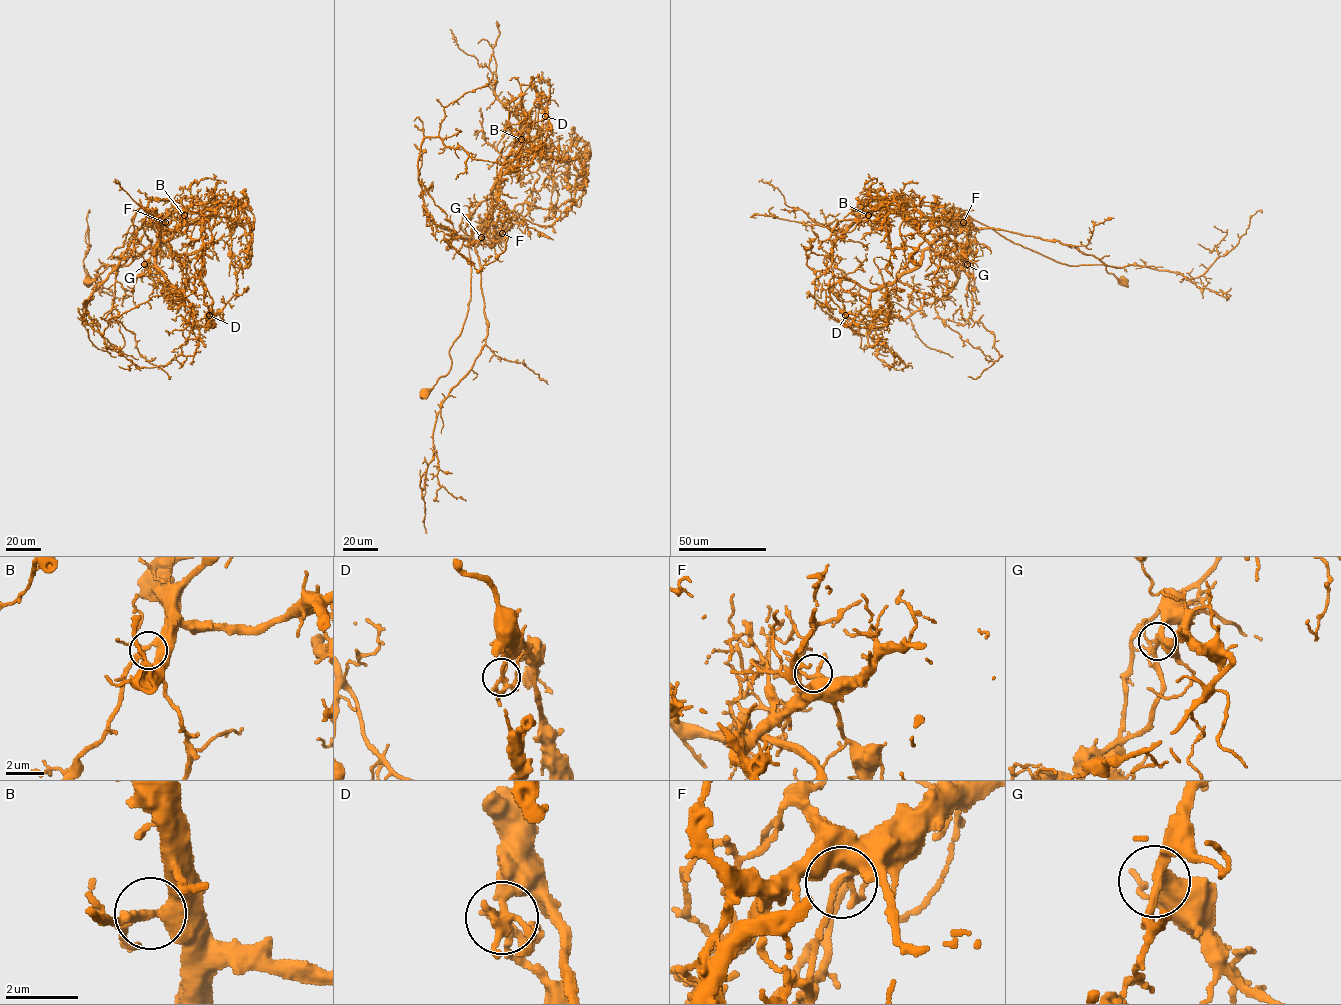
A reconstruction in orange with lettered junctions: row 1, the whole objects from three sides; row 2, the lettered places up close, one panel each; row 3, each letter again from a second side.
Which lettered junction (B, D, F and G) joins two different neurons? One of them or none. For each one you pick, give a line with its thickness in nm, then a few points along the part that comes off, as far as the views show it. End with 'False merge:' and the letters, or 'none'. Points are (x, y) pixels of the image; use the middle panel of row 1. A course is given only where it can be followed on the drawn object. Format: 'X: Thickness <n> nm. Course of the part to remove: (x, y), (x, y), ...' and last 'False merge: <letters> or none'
D: Thickness 200 nm. Course of the part to remove: (545, 116), (540, 98), (523, 210), (475, 242), (487, 333), (436, 419), (427, 533)
False merge: D

